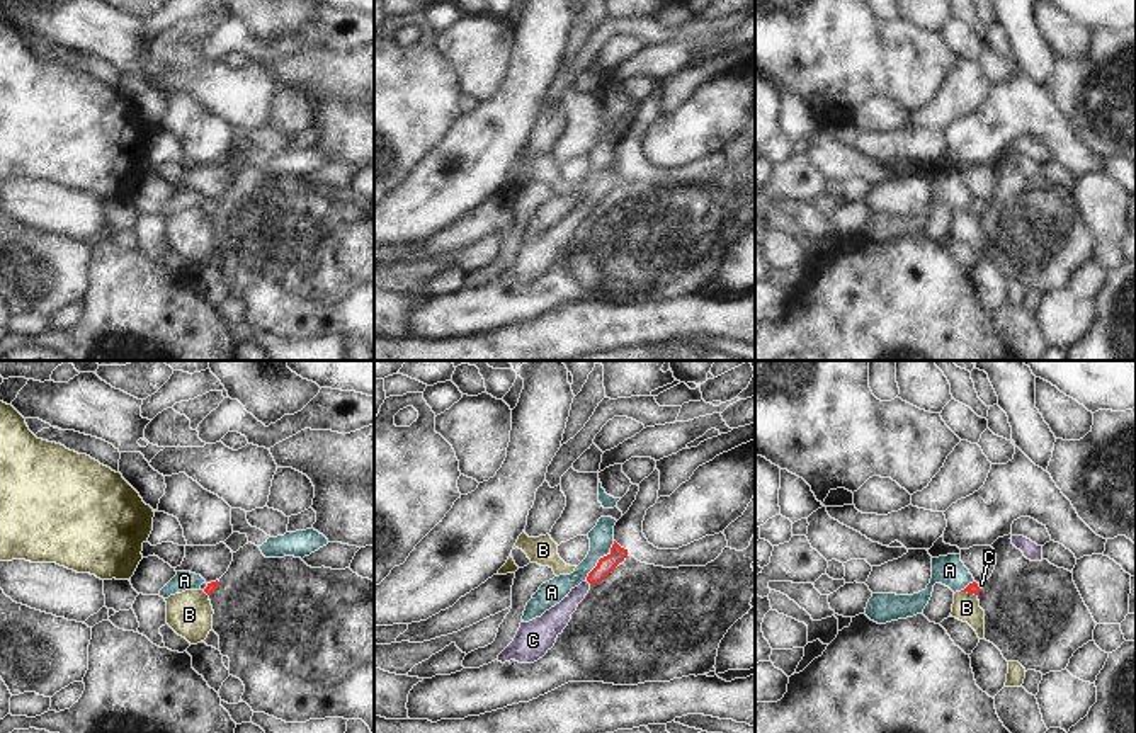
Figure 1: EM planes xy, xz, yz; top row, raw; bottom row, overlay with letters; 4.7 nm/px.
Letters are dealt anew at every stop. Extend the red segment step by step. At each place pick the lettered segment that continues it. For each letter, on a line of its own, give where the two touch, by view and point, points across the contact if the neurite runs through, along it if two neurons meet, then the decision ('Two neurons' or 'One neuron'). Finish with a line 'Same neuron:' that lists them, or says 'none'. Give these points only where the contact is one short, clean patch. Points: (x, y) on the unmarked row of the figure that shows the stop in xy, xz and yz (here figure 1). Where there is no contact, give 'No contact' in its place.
A: Touches red at xz (599, 179). Boundary: xz (614, 160), (585, 198). Two neurons
B: Touches red at yz (970, 211). Boundary: yz (961, 210), (976, 215). Two neurons
C: Touches red at xz (589, 201). Path across: xz (607, 182), (589, 201), (553, 240). One neuron
Same neuron: C.

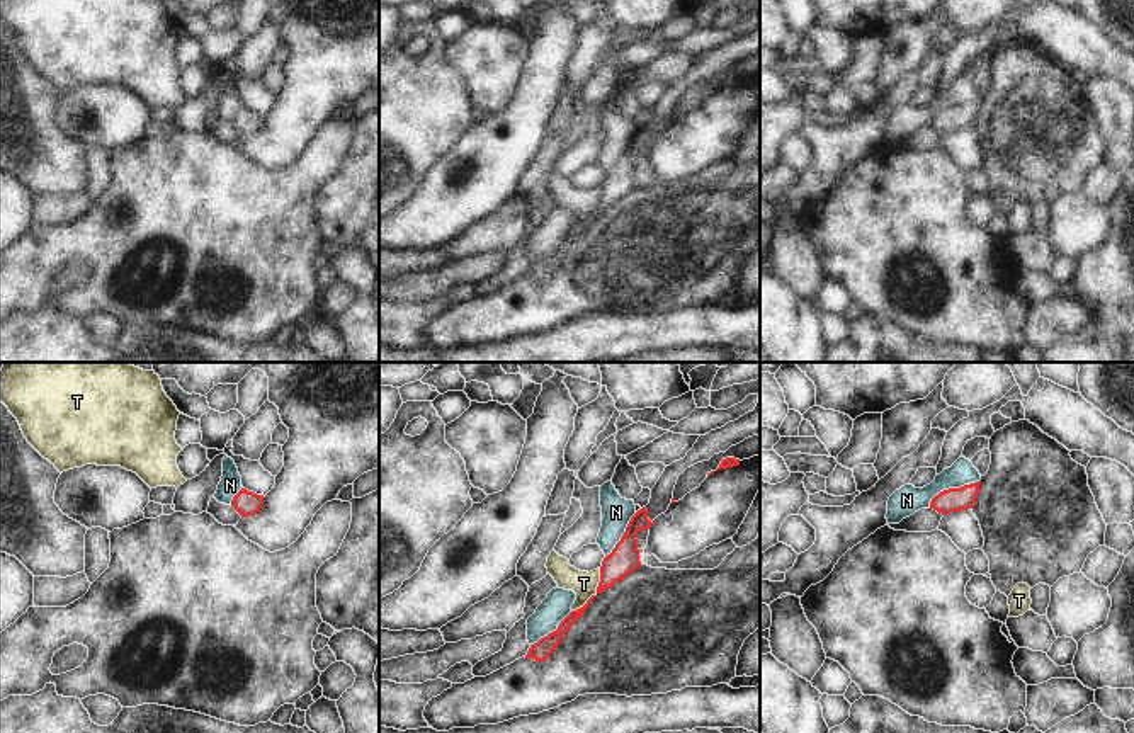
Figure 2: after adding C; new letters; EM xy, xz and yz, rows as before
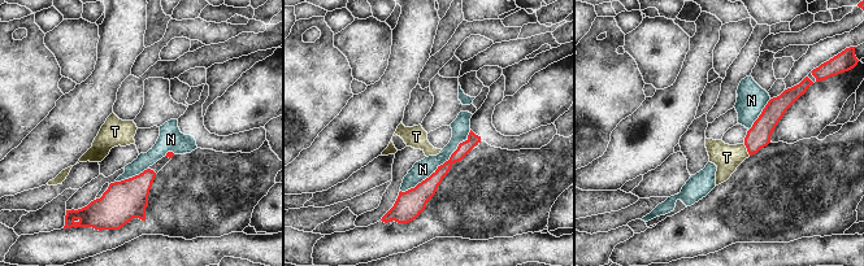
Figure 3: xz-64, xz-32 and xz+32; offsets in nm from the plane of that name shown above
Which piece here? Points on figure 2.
N: Touches red at yz (951, 107). Boundary: yz (978, 99), (941, 109), (929, 126). Two neurons
T: Touches red at xz (594, 215). Two neurons
Same neuron: none.

